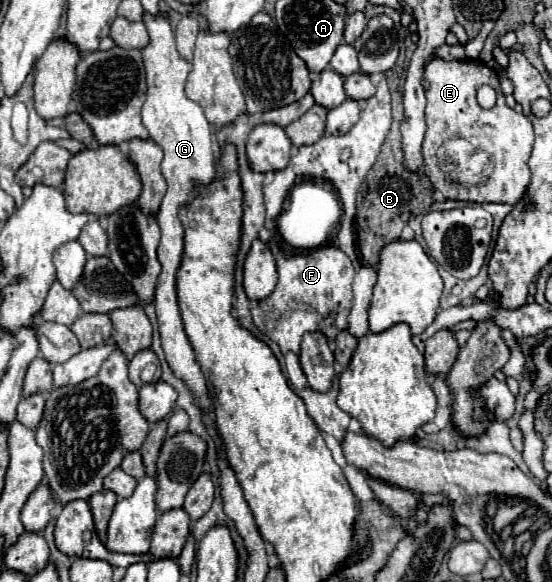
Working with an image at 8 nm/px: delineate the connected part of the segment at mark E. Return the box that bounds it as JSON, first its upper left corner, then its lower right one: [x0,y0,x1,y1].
[422,56,534,204]

